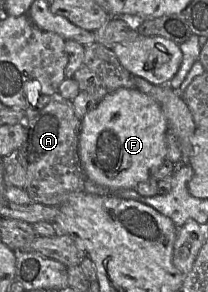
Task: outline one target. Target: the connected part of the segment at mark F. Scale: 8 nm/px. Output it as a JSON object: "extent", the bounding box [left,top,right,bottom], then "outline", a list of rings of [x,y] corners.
{"extent":[78,88,167,191],"outline":[[[127,88],[107,94],[81,119],[78,151],[86,178],[112,191],[135,189],[166,159],[167,131],[161,107],[147,94]]]}

